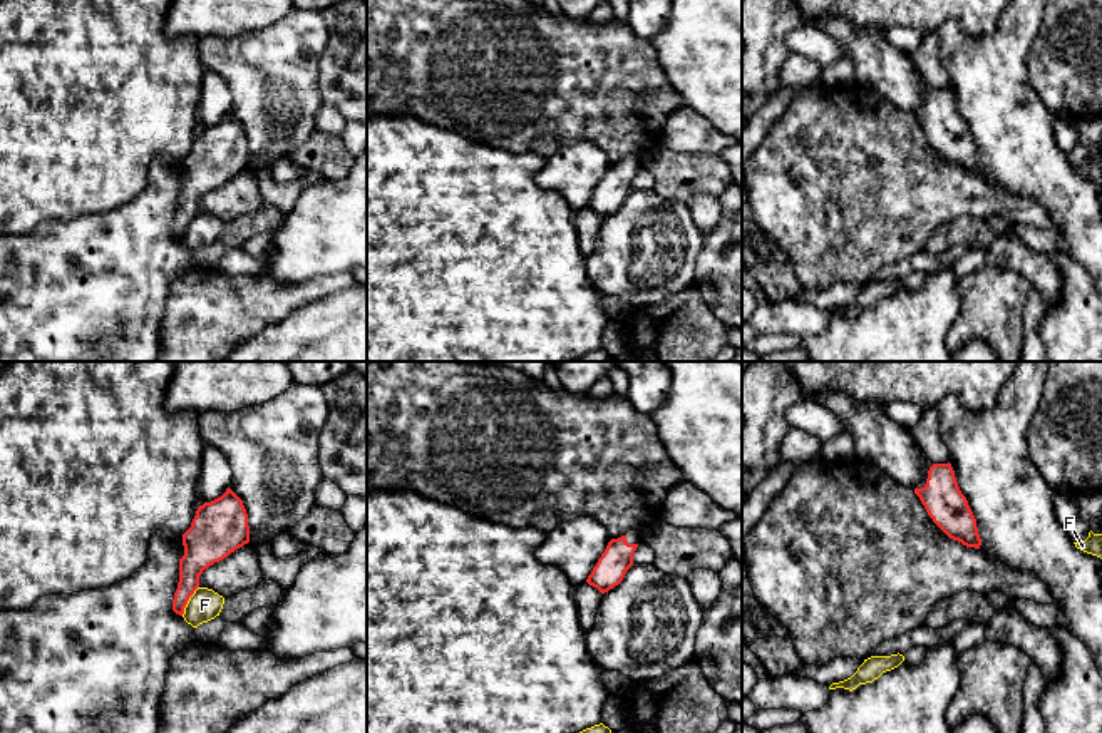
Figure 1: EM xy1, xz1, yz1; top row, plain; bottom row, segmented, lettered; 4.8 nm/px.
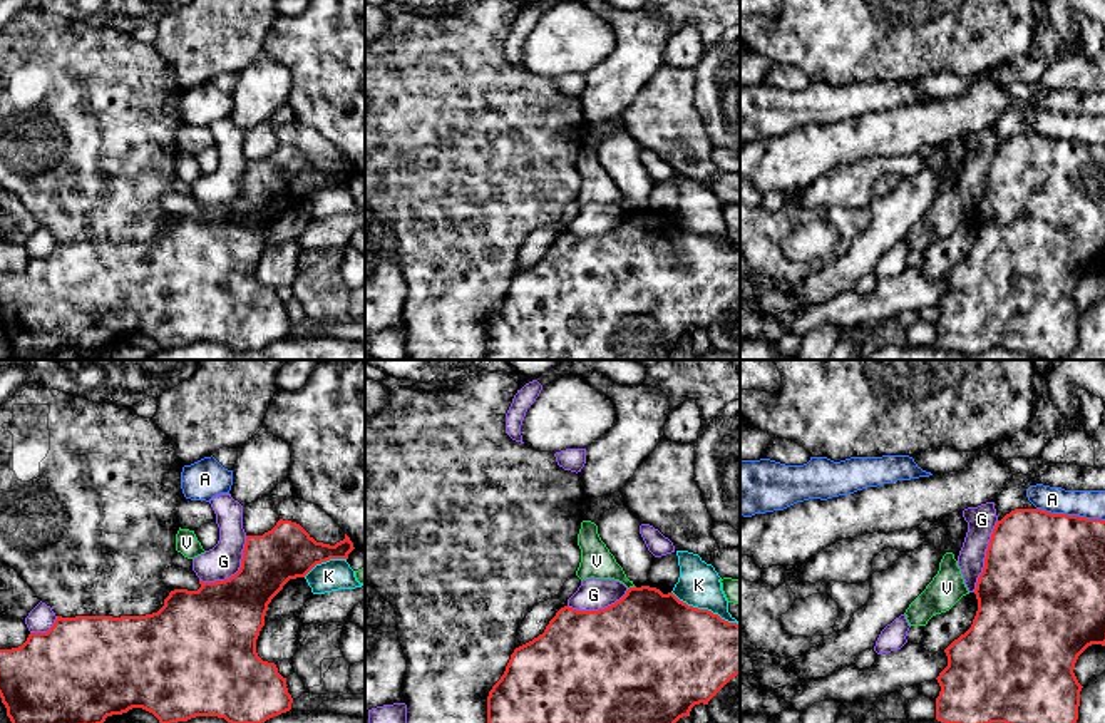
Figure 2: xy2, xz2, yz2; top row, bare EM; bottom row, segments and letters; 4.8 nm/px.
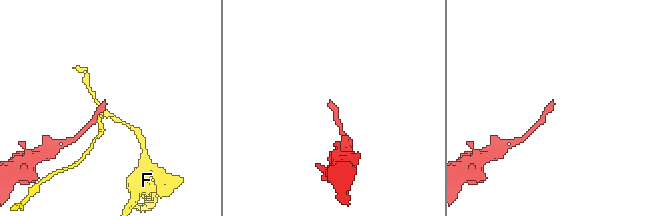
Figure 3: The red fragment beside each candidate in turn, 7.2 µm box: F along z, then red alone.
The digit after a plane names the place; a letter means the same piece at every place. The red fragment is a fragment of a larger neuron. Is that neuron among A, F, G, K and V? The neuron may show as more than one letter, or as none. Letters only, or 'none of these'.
none of these

